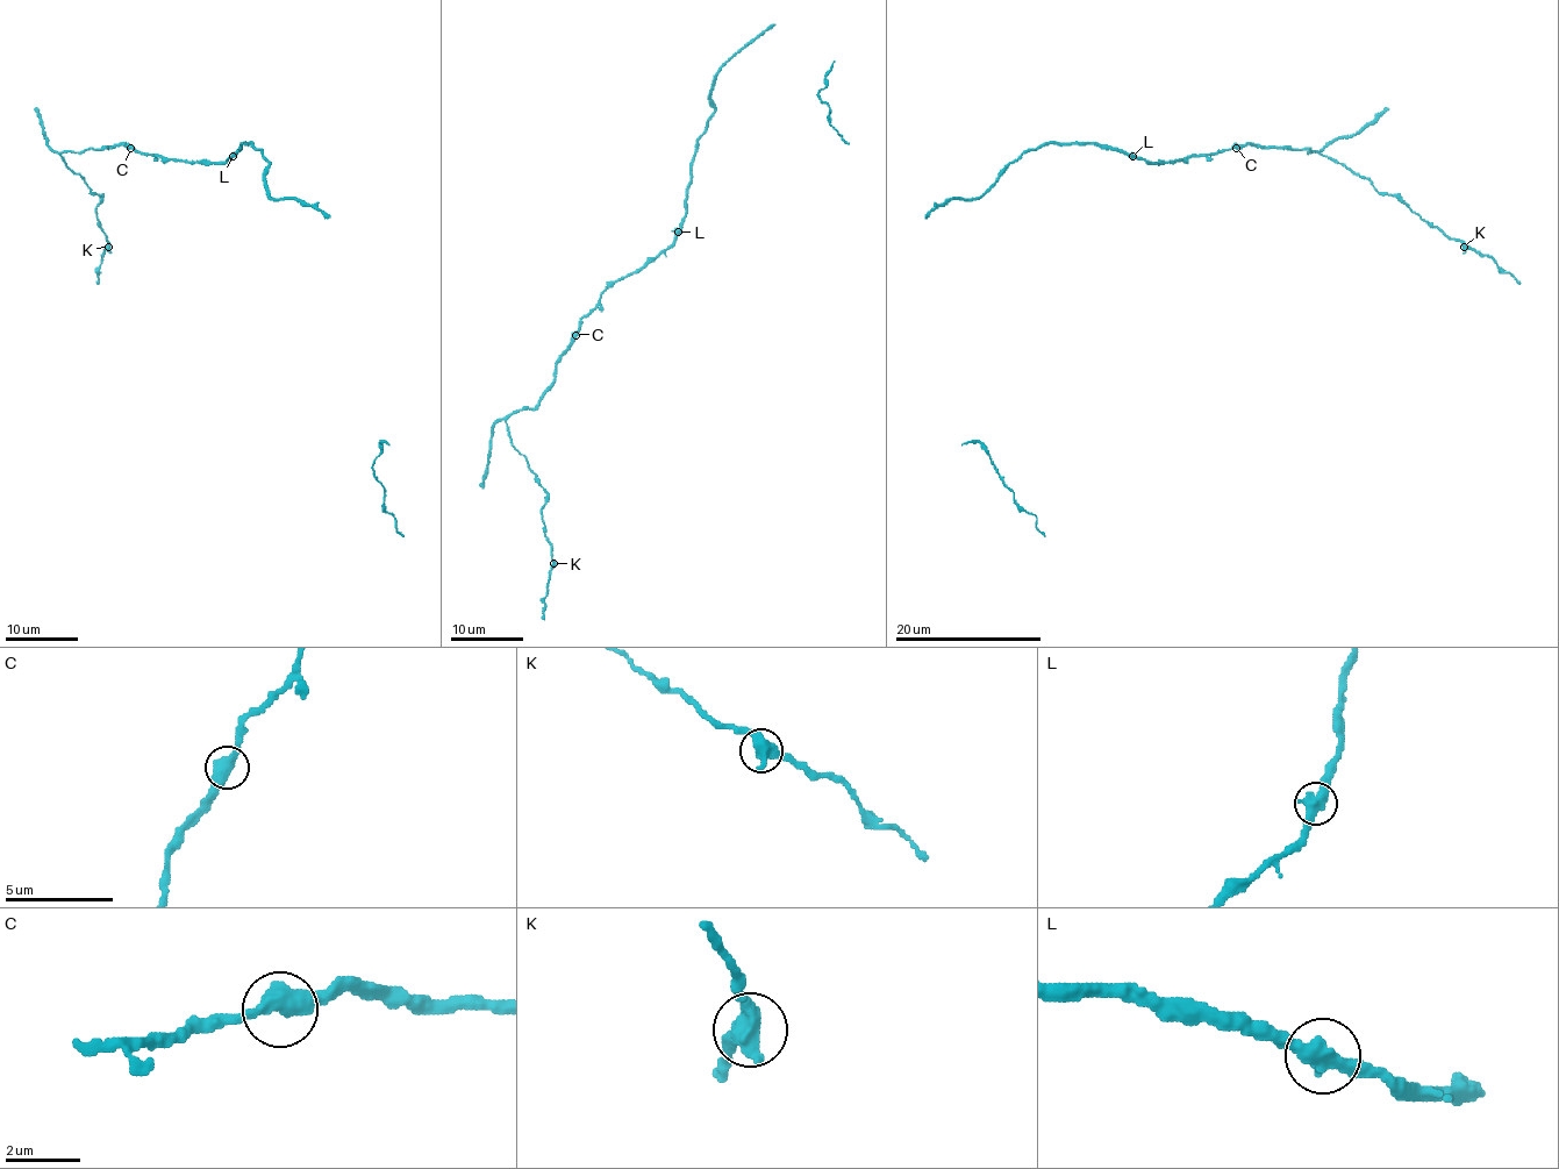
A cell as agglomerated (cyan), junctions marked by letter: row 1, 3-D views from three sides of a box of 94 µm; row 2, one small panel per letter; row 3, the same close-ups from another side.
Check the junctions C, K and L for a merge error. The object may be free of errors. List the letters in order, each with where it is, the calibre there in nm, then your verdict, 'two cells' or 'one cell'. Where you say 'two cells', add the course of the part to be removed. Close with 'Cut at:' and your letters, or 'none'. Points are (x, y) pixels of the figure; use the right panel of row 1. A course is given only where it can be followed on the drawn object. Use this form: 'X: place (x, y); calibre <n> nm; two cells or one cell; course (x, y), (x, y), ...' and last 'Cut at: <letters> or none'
C: place (1236, 148); calibre 440 nm; one cell
K: place (1464, 247); calibre 440 nm; one cell
L: place (1132, 156); calibre 440 nm; one cell
Cut at: none

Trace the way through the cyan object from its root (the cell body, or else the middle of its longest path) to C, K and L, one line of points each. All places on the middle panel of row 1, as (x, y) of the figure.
C: (687, 190), (685, 218), (677, 240), (642, 266), (617, 278), (581, 320), (576, 335)
K: (687, 190), (677, 240), (601, 294), (543, 399), (506, 419), (512, 444), (546, 493), (541, 519), (553, 563)
L: (687, 190), (685, 218), (678, 232)

